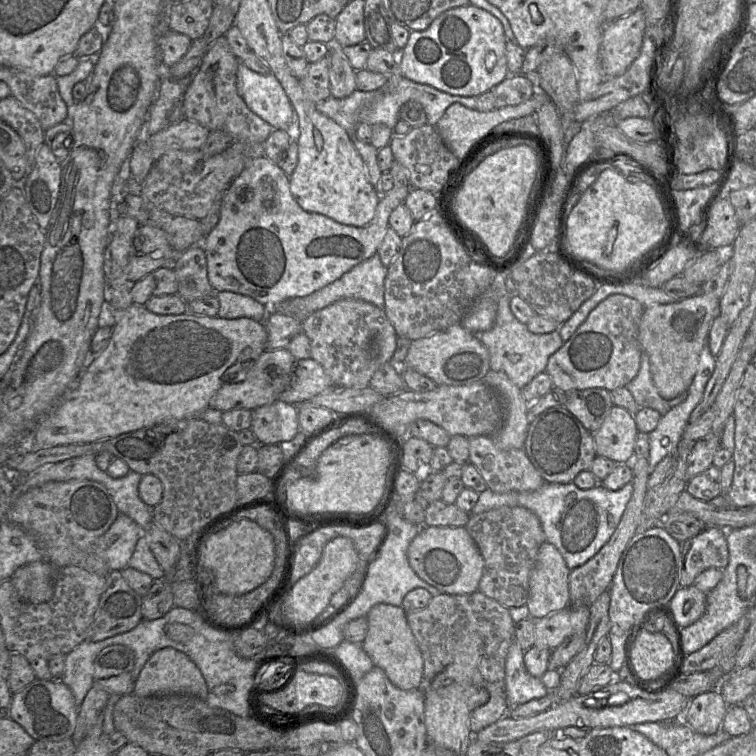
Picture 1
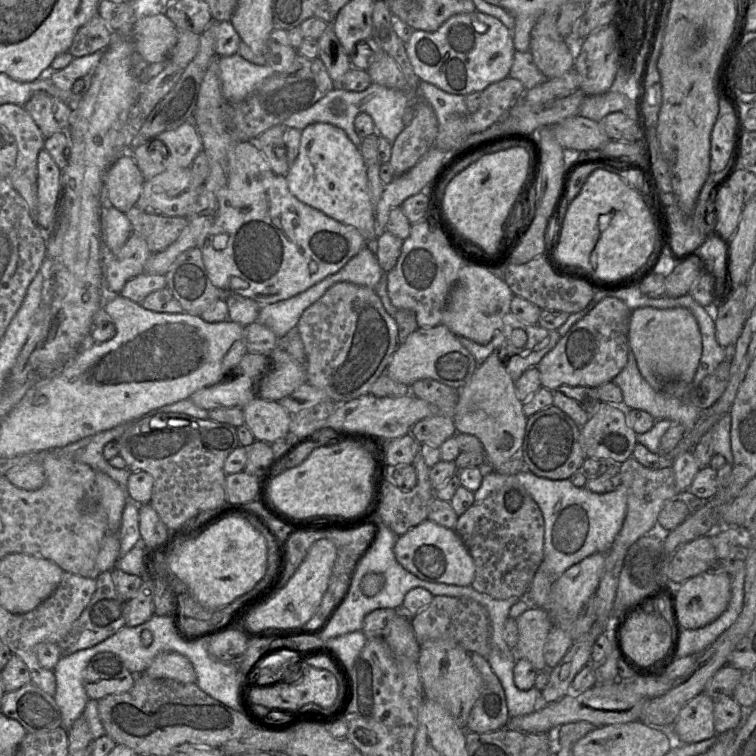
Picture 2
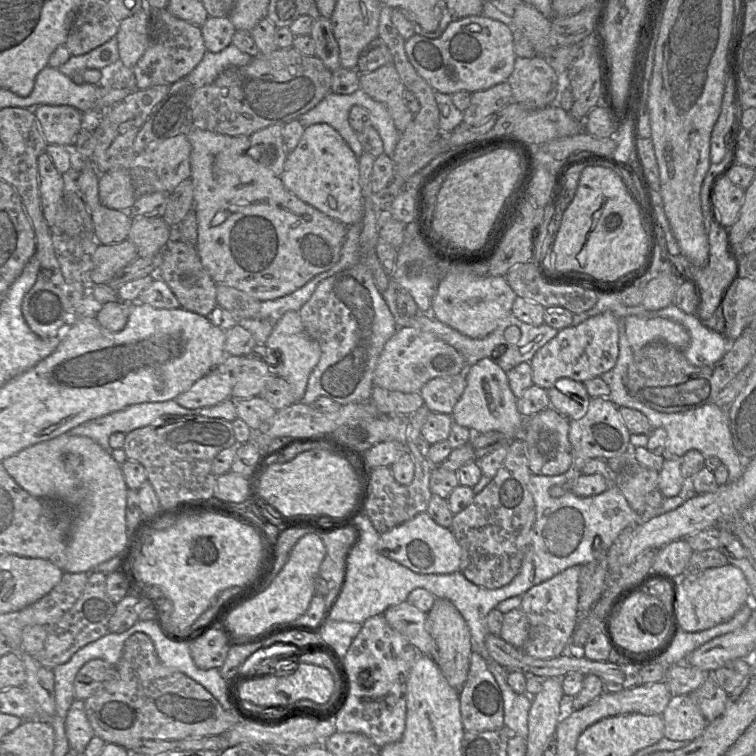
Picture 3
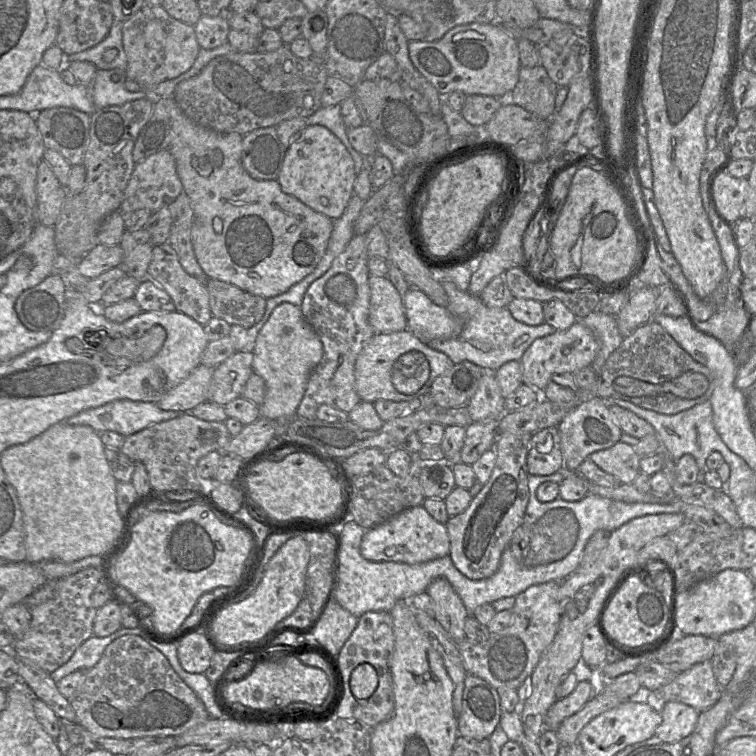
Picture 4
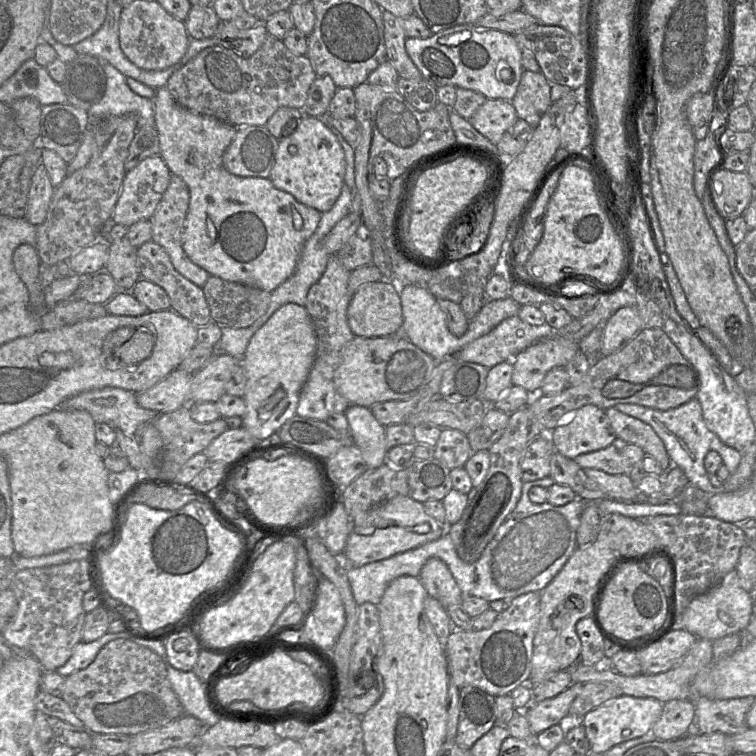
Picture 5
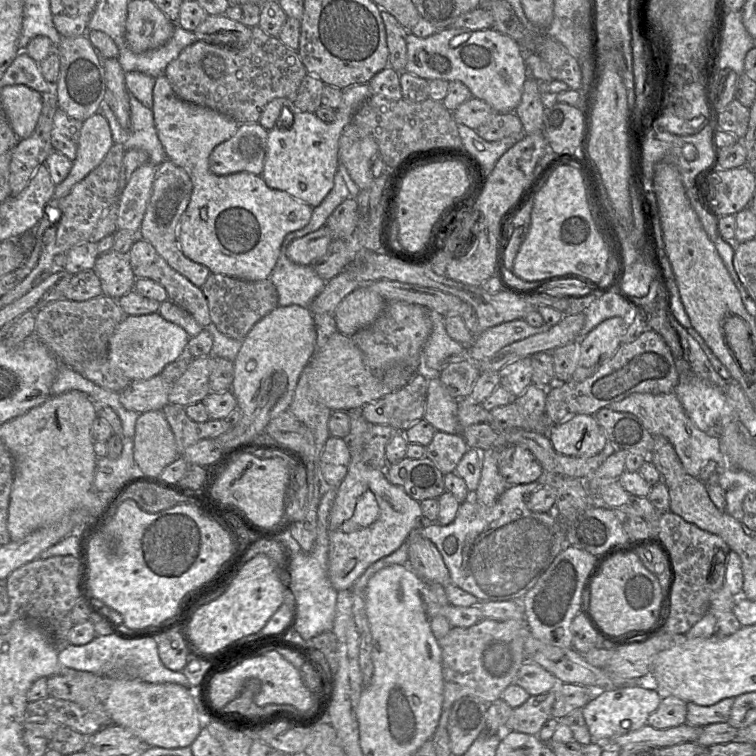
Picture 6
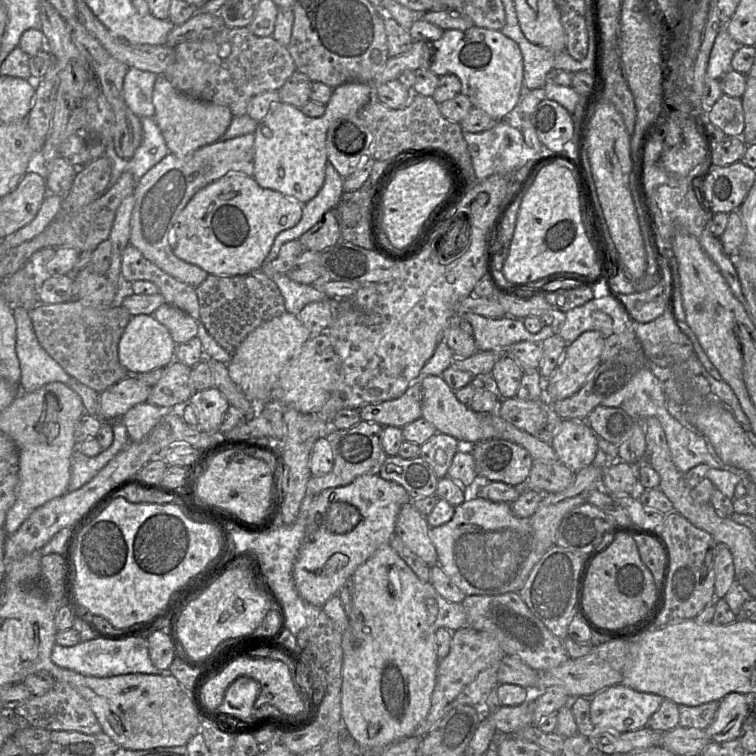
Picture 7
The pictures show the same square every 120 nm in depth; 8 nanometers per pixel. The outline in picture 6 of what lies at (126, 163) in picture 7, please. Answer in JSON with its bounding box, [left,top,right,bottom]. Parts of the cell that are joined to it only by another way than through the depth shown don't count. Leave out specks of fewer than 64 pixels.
[98,93,167,165]

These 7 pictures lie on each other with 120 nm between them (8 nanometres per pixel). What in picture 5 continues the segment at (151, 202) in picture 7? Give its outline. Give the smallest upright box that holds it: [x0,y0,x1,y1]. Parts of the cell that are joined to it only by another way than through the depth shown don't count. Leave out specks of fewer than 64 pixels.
[149,126,278,288]

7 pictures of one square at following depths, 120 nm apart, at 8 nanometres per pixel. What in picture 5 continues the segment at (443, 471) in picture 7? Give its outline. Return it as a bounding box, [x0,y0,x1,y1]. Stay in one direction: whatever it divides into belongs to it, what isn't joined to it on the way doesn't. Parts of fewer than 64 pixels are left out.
[434,428,471,470]

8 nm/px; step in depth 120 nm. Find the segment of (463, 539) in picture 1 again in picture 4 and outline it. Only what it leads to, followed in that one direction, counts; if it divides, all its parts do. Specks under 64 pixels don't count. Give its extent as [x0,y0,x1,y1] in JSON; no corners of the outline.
[360,505,450,564]

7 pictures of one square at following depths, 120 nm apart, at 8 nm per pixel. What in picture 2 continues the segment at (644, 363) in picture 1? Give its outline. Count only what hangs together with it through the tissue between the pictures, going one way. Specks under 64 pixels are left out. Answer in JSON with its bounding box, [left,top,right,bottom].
[612,348,704,430]

